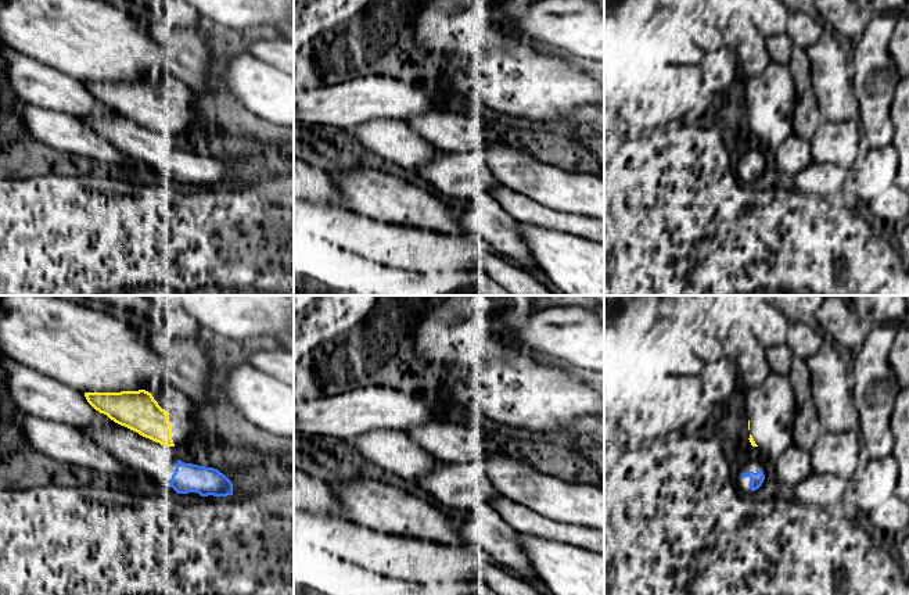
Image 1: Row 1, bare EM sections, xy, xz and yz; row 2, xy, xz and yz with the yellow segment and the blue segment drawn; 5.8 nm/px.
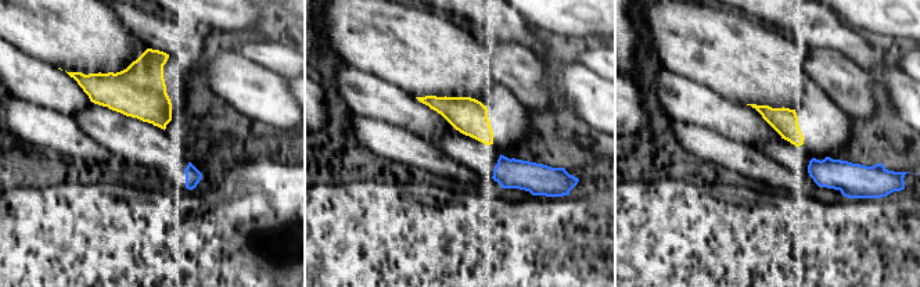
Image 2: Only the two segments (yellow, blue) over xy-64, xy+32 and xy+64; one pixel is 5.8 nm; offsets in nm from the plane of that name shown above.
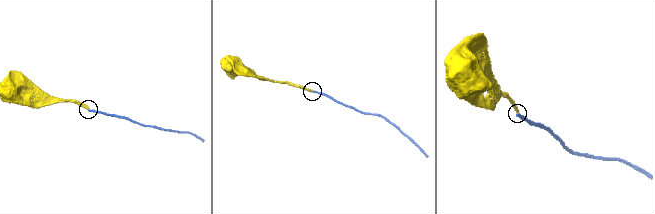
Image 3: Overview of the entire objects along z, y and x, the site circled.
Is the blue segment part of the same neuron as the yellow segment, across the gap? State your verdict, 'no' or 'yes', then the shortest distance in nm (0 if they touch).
no | 90 nm

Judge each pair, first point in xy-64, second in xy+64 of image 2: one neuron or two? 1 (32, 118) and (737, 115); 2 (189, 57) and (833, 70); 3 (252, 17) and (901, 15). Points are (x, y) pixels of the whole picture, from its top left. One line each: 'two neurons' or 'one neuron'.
1: two neurons
2: one neuron
3: one neuron

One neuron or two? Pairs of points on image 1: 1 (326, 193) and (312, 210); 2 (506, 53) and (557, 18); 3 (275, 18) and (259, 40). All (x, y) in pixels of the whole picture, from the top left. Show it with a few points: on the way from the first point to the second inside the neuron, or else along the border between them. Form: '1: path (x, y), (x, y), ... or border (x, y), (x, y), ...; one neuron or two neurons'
1: border (308, 200), (348, 211); two neurons
2: border (517, 33), (539, 49), (556, 54); two neurons
3: border (252, 32), (262, 33); two neurons

